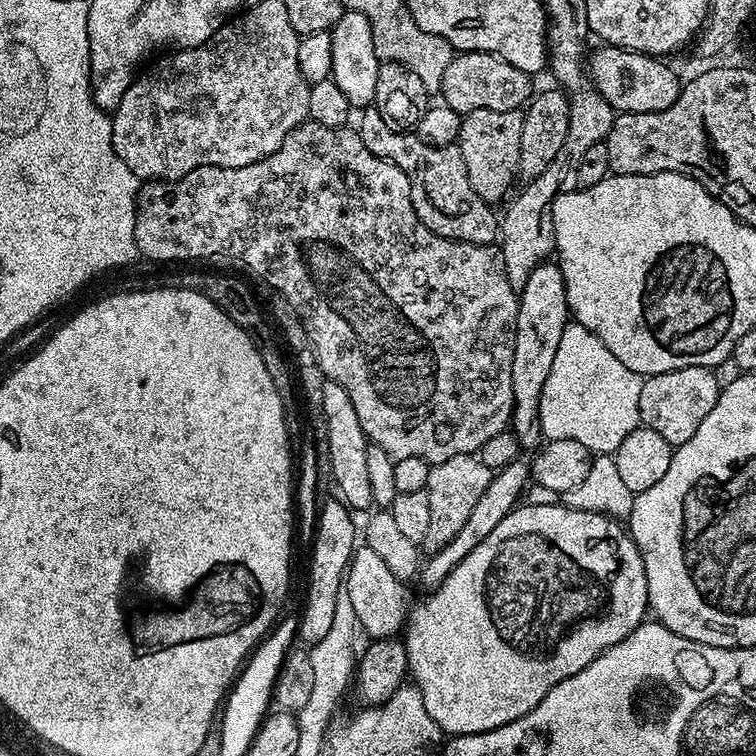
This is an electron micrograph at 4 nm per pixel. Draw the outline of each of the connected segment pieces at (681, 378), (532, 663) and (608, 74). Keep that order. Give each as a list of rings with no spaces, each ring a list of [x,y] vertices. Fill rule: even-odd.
[[[686,366],[662,374],[654,374],[644,380],[638,398],[640,423],[645,428],[660,434],[670,445],[679,446],[694,438],[694,430],[710,410],[714,410],[721,388],[715,382],[713,369],[702,366]]]
[[[603,516],[600,520],[576,520],[576,536],[490,536],[478,542],[478,546],[474,546],[474,550],[470,550],[470,554],[466,554],[466,558],[462,558],[462,562],[450,570],[447,578],[427,595],[421,604],[413,606],[408,616],[408,633],[403,633],[402,639],[411,683],[422,694],[422,702],[426,702],[430,718],[434,718],[441,733],[449,737],[482,734],[530,714],[530,710],[534,710],[534,706],[538,706],[538,702],[542,702],[542,698],[546,698],[546,694],[550,694],[558,682],[578,674],[578,670],[586,670],[594,658],[622,642],[622,638],[629,636],[639,624],[645,623],[649,611],[642,554],[631,535],[611,516]],[[516,552],[524,552],[524,560],[532,560],[532,552],[536,552],[536,556],[540,556],[540,564],[524,564],[524,568],[532,568],[532,572],[512,572],[512,568],[516,568]]]
[[[600,46],[596,53],[586,60],[588,77],[594,82],[598,94],[610,102],[616,113],[633,112],[634,114],[650,114],[658,110],[666,110],[674,106],[680,97],[682,80],[663,59],[647,56],[645,52],[631,52],[629,48]]]

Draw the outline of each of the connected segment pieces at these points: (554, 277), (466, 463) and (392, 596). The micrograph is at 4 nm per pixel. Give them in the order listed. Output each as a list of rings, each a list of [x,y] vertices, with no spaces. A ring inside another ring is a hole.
[[[559,263],[539,264],[526,278],[526,286],[519,289],[518,322],[514,338],[514,366],[512,367],[512,418],[510,431],[516,435],[521,449],[536,450],[541,447],[540,399],[542,386],[550,378],[550,366],[554,366],[554,353],[558,350],[558,341],[562,339],[562,330],[570,323],[568,299],[564,275]]]
[[[476,454],[446,458],[446,462],[431,465],[426,489],[430,498],[430,523],[422,545],[425,553],[442,550],[442,546],[446,546],[446,542],[450,542],[450,538],[454,538],[454,534],[462,530],[462,525],[466,518],[470,518],[478,498],[482,498],[486,486],[490,486],[493,475],[493,469],[485,466]]]
[[[367,546],[357,547],[352,554],[352,561],[348,563],[348,589],[350,599],[354,604],[357,615],[357,625],[369,632],[372,638],[392,638],[404,624],[408,616],[408,588],[405,581],[392,574],[386,562],[374,554]]]

